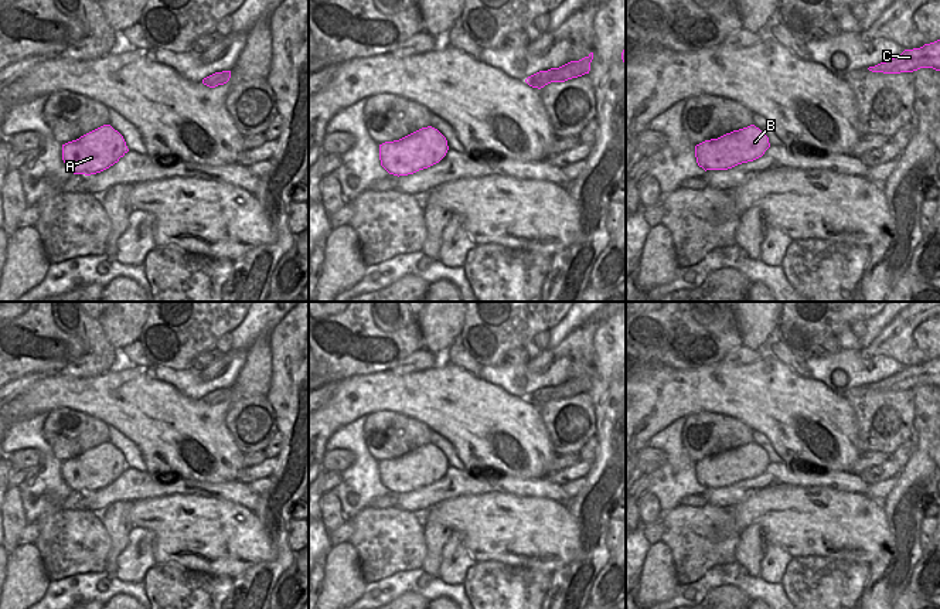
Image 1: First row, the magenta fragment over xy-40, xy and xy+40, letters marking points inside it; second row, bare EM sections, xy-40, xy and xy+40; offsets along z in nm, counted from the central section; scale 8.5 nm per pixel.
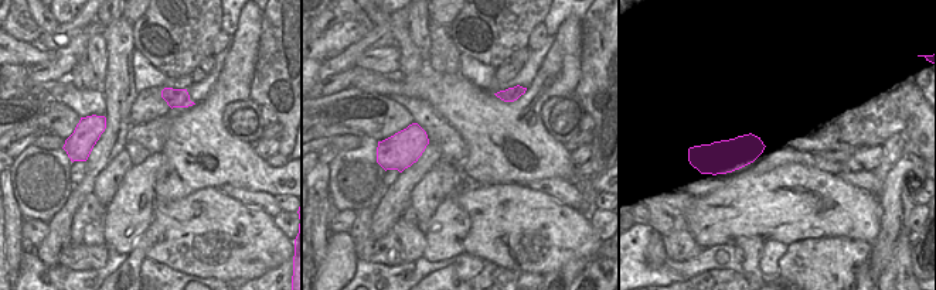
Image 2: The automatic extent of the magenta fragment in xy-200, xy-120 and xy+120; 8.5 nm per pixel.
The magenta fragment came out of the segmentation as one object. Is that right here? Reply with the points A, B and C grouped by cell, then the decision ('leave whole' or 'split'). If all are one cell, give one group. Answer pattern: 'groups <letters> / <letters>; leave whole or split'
groups A B C; leave whole

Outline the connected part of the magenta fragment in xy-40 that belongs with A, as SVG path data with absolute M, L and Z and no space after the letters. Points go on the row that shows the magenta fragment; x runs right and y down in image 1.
M103 125L62 144L62 160L74 174L91 176L109 169L127 152L123 136L110 125Z

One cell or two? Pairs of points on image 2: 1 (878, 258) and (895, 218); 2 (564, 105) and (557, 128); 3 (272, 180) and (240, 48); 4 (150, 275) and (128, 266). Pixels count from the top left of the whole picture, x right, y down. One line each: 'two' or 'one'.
1: one
2: one
3: one
4: two

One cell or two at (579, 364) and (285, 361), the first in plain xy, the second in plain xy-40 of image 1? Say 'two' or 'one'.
two

